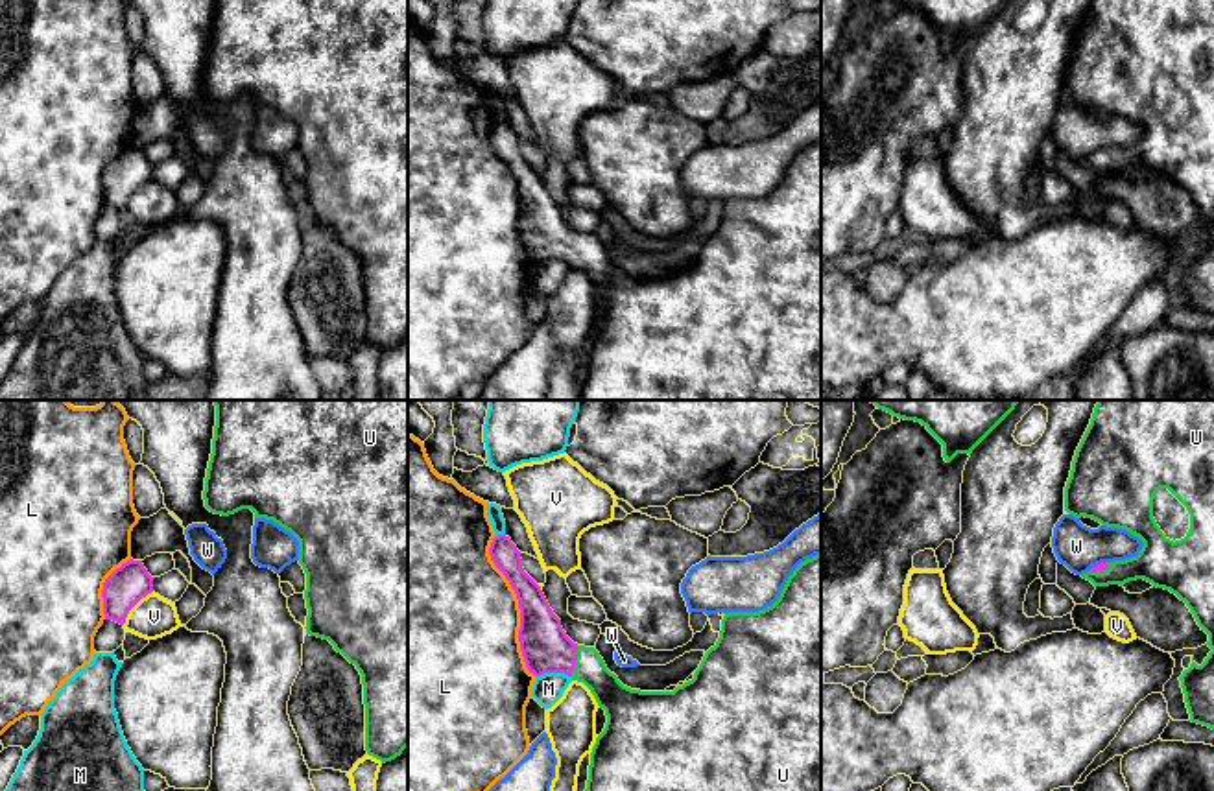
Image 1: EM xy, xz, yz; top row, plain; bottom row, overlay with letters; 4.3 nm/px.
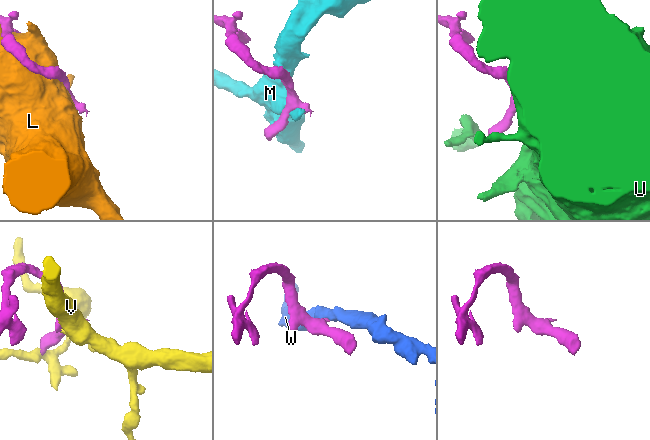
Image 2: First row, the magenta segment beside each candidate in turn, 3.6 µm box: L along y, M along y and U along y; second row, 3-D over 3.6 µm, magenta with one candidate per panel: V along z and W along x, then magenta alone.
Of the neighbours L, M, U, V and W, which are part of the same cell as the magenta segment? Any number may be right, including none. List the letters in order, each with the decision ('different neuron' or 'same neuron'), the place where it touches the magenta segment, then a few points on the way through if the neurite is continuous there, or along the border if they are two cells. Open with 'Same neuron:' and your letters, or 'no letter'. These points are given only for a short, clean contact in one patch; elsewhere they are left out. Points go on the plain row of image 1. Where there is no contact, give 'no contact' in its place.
Same neuron: U
L: different neuron | xz (519, 194)
M: different neuron | xz (554, 259)
U: same neuron | xz (574, 247) | across xz (545, 233), (574, 247), (617, 286)
V: different neuron | xy (133, 192)
W: different neuron | yz (1096, 152) | along yz (1106, 148), (1089, 157)

